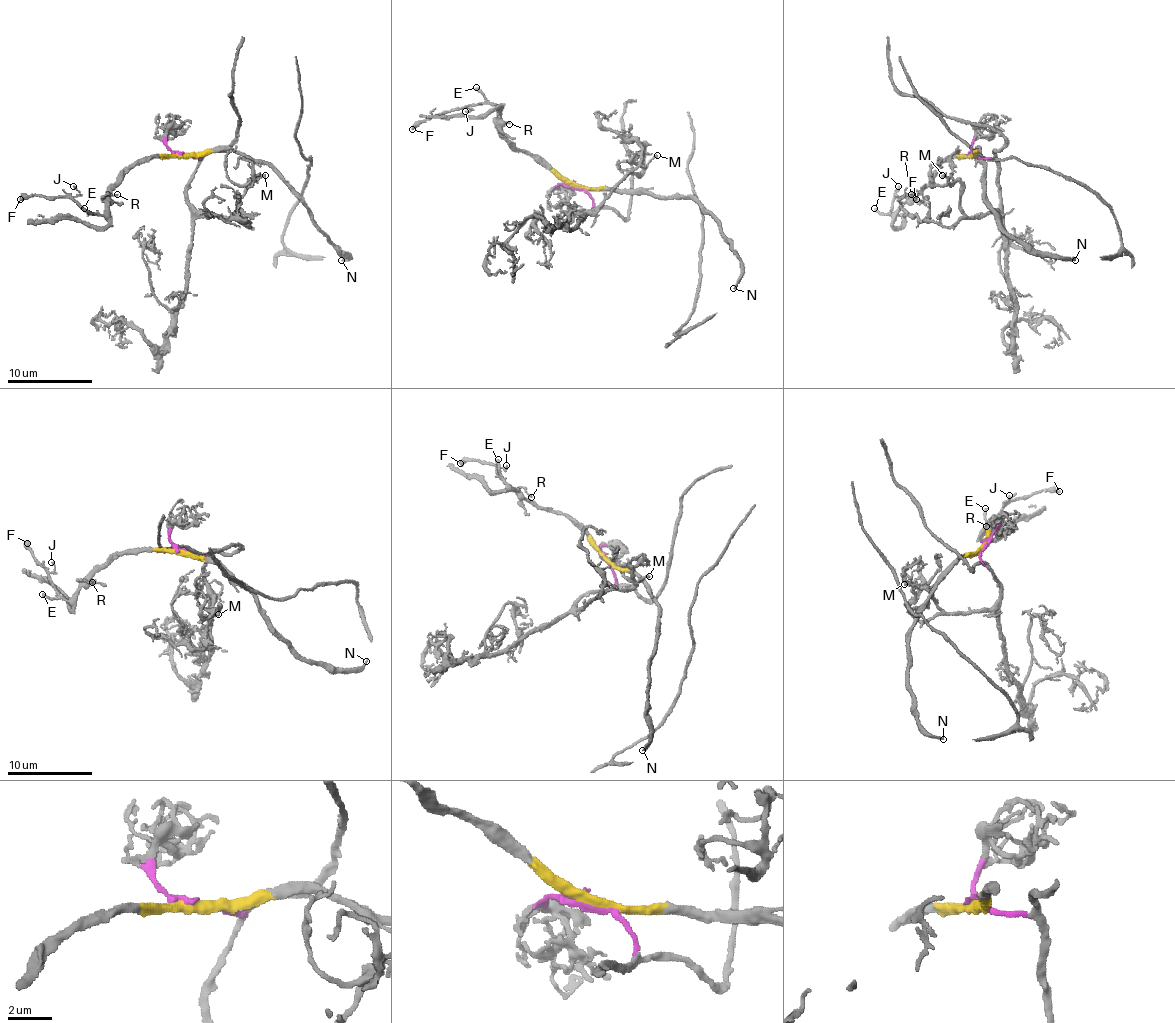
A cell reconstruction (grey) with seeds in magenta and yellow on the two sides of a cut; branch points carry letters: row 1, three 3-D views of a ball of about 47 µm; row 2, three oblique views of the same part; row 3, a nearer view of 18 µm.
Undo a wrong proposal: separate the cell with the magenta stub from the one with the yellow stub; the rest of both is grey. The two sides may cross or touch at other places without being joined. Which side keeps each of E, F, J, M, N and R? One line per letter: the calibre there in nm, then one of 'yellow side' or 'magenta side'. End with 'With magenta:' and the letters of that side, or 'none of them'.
E: 240 nm thick; yellow side
F: 360 nm thick; yellow side
J: 140 nm thick; yellow side
M: 220 nm thick; magenta side
N: 200 nm thick; yellow side
R: 130 nm thick; yellow side
With magenta: M

